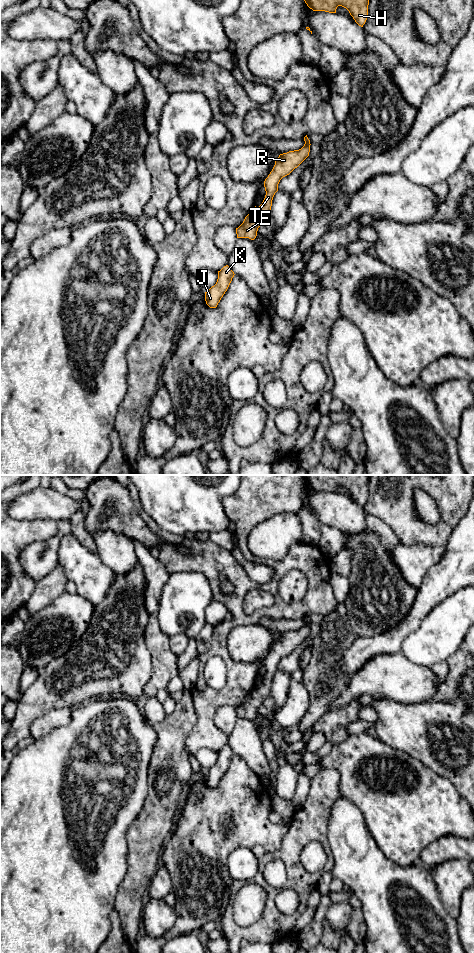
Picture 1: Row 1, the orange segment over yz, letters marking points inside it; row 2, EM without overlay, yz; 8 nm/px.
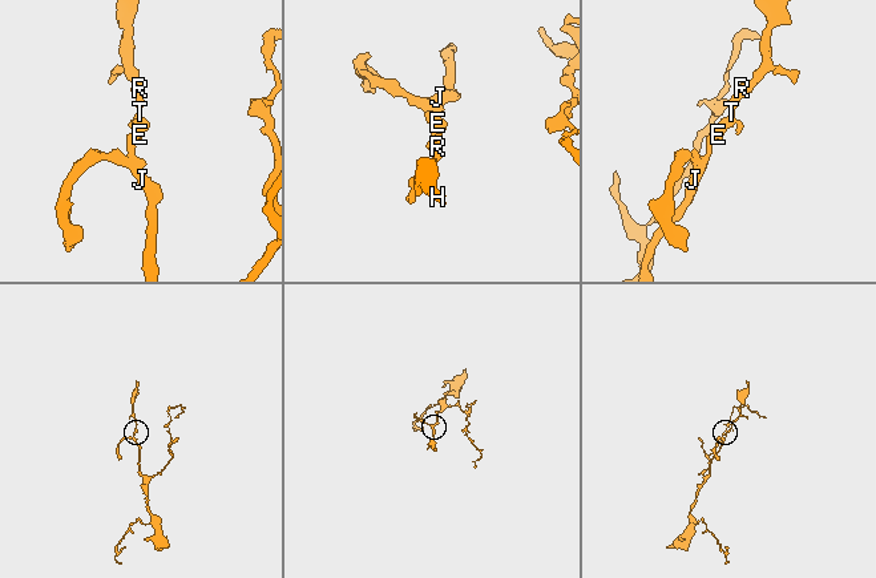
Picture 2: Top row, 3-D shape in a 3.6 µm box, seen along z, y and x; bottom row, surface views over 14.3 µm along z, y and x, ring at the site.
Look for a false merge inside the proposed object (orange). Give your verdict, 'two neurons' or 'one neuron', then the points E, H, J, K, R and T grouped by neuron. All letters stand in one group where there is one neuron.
one neuron; groups E H J K R T

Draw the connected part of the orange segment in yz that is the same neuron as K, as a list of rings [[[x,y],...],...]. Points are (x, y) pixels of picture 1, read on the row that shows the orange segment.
[[[228,265],[218,271],[218,279],[216,284],[205,292],[205,301],[210,308],[217,307],[221,298],[227,291],[234,275],[234,272]]]

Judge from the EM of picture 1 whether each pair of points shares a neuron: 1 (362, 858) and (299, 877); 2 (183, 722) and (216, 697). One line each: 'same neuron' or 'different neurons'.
1: different neurons
2: different neurons

